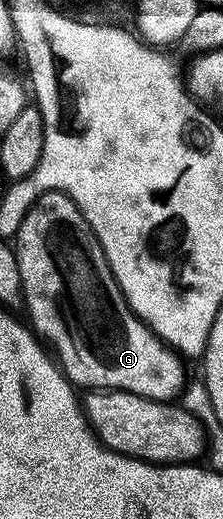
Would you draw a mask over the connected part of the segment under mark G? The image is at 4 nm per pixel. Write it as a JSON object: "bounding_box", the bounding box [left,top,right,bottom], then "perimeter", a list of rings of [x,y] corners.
{"bounding_box":[16,192,188,403],"perimeter":[[[43,192],[41,196],[34,206],[29,206],[16,238],[24,309],[30,312],[29,324],[33,332],[48,345],[50,341],[49,348],[56,354],[62,372],[79,390],[131,393],[149,401],[167,403],[181,398],[188,385],[187,362],[130,312],[120,283],[116,283],[112,267],[104,255],[104,247],[74,200],[65,193]]]}

